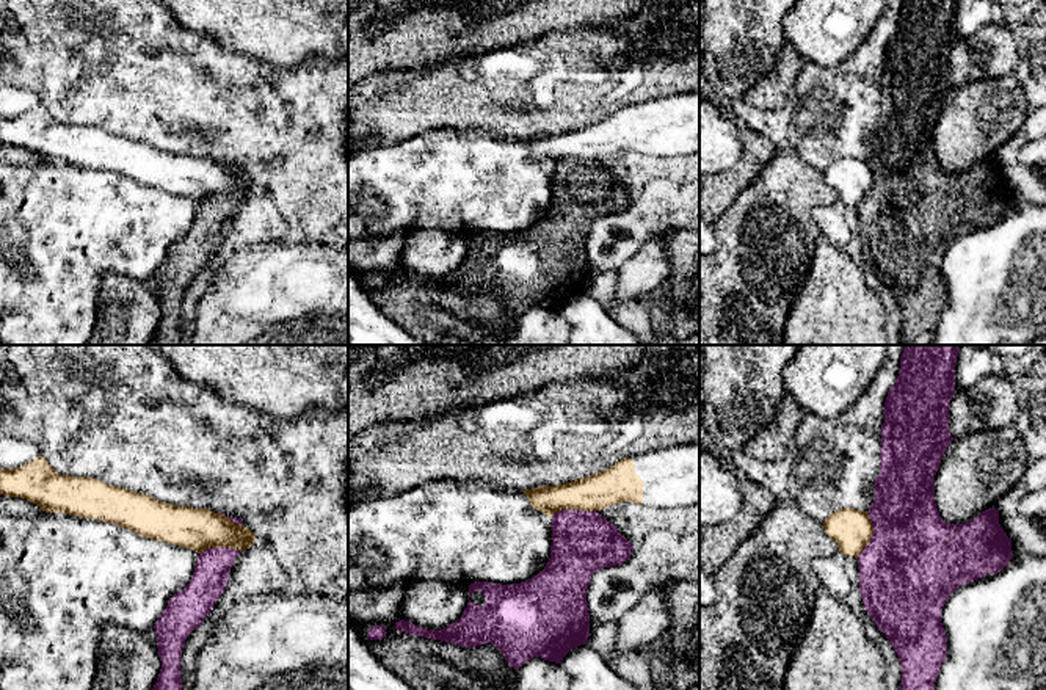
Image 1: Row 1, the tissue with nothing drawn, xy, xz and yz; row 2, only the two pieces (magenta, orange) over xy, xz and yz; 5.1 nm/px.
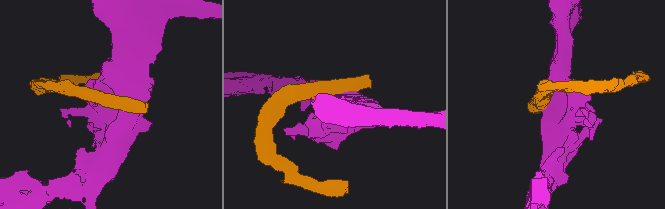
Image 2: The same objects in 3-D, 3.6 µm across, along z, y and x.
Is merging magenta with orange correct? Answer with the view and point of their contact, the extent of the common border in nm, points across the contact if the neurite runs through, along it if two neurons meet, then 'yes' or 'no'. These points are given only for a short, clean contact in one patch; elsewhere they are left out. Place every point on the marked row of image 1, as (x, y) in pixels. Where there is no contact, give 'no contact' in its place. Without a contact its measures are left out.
meets magenta in xz at (573, 510); contact 240 nm long; border along xz (596, 510), (559, 510), (551, 518); no

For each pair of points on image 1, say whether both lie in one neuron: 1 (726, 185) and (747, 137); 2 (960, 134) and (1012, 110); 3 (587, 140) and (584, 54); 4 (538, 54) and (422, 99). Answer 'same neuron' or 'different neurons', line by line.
1: same neuron
2: same neuron
3: different neurons
4: same neuron

